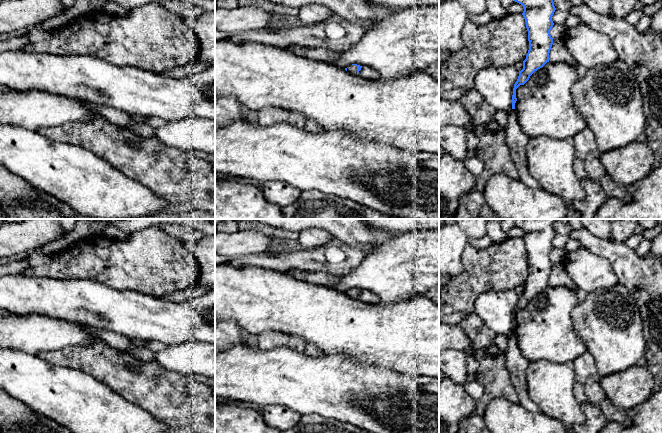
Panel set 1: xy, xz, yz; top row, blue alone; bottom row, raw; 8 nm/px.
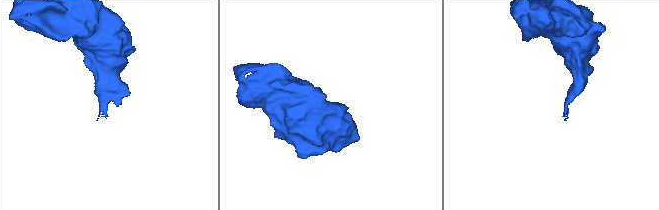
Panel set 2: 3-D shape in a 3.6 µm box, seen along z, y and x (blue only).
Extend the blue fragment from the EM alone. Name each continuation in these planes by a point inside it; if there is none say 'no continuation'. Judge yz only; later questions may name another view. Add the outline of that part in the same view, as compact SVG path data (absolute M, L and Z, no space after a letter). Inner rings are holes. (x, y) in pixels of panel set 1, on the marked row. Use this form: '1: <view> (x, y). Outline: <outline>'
1: yz (517, 141). Outline: M515 109L508 112L508 122L505 126L506 140L512 160L519 172L519 179L529 188L541 188L540 184L530 175L528 171L528 161L526 147L529 140L520 128Z

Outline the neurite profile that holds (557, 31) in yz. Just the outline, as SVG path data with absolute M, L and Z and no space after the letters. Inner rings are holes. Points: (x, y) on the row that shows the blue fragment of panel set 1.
M554 24L550 30L550 35L553 40L561 39L564 37L565 30L564 25Z

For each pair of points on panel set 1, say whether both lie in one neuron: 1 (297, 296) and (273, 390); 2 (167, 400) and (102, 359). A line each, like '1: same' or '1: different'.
1: different
2: same

